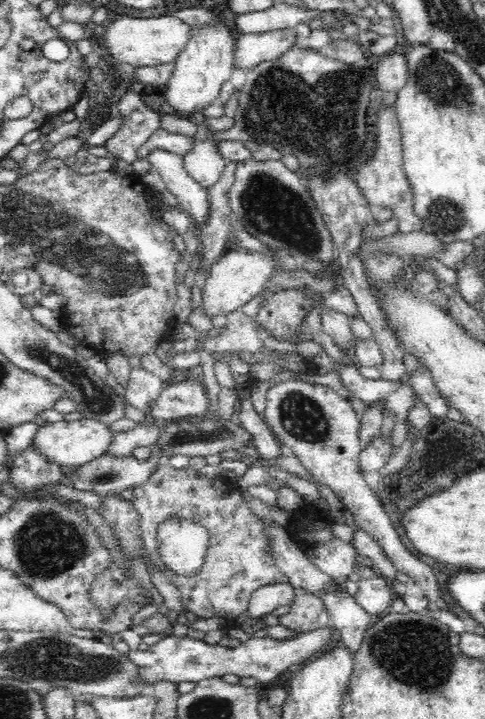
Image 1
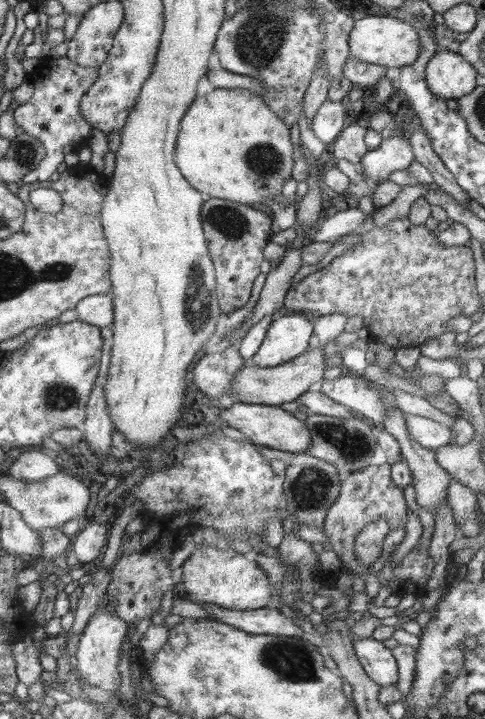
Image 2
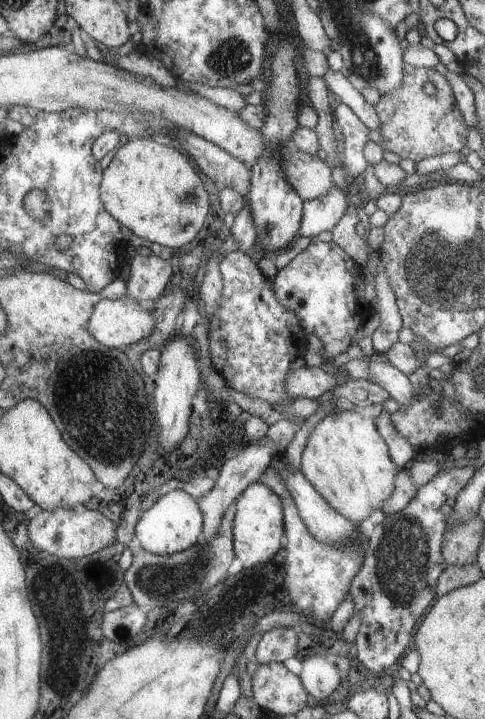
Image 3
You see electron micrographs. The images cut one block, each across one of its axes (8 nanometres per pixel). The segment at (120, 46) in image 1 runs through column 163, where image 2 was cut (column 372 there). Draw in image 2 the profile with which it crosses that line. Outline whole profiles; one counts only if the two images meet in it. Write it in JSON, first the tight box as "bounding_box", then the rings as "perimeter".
{"bounding_box":[350,14,423,69],"perimeter":[[[366,14],[360,20],[356,20],[356,27],[352,27],[350,36],[350,56],[360,58],[364,62],[385,66],[387,69],[392,66],[406,67],[416,62],[423,48],[420,32],[415,25],[396,17]]]}

